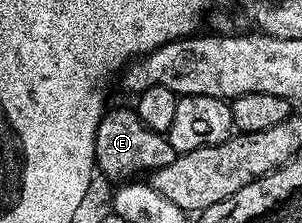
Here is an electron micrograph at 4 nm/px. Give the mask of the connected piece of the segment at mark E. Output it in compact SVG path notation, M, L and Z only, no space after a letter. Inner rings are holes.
M135 109L112 110L105 113L104 119L98 124L96 133L96 164L99 173L116 180L132 180L145 170L151 172L158 168L166 168L170 160L177 156L176 149L168 143L165 135L154 132L142 124Z

